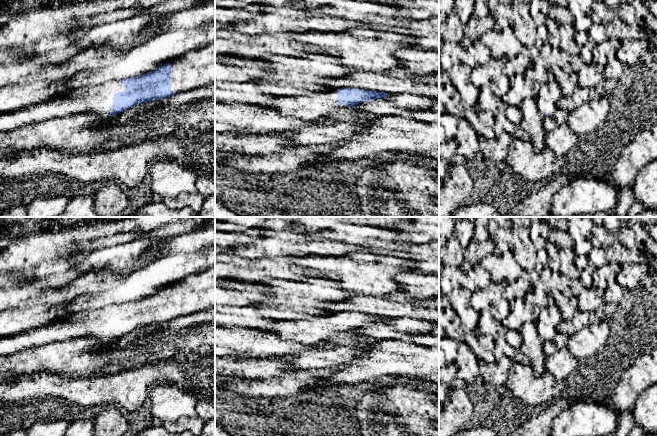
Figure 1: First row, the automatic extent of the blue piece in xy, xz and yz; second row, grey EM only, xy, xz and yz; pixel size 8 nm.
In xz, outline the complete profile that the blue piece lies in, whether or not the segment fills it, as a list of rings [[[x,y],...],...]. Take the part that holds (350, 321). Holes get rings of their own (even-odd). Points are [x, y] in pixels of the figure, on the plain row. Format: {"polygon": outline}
{"polygon": [[[340,312],[335,315],[337,320],[324,321],[320,314],[309,319],[280,320],[265,332],[279,336],[283,340],[301,344],[317,345],[335,334],[334,326],[347,331],[355,330],[369,324],[385,322],[389,318],[377,315],[368,315],[359,312]]]}

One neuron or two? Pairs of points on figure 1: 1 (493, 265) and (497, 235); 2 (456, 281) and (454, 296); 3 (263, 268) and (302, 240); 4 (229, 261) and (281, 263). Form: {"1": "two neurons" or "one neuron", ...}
{"1": "one neuron", "2": "two neurons", "3": "two neurons", "4": "one neuron"}

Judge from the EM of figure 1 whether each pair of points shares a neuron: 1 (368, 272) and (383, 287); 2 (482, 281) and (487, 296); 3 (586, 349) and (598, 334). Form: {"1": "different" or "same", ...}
{"1": "same", "2": "different", "3": "same"}

